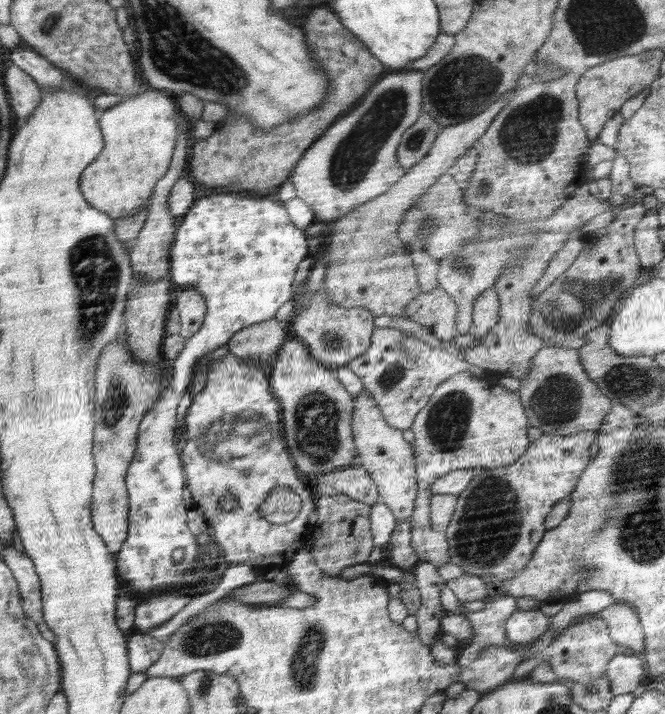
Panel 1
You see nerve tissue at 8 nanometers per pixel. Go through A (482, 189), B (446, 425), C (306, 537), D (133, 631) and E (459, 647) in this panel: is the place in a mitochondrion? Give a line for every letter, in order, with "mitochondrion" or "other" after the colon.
A: mitochondrion
B: mitochondrion
C: other
D: other
E: other

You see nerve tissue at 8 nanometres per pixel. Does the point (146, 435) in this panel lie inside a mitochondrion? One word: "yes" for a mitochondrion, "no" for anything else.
no

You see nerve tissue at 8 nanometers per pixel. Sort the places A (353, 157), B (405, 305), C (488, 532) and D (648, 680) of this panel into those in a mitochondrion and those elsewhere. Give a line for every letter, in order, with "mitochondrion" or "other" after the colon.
A: mitochondrion
B: other
C: mitochondrion
D: other

